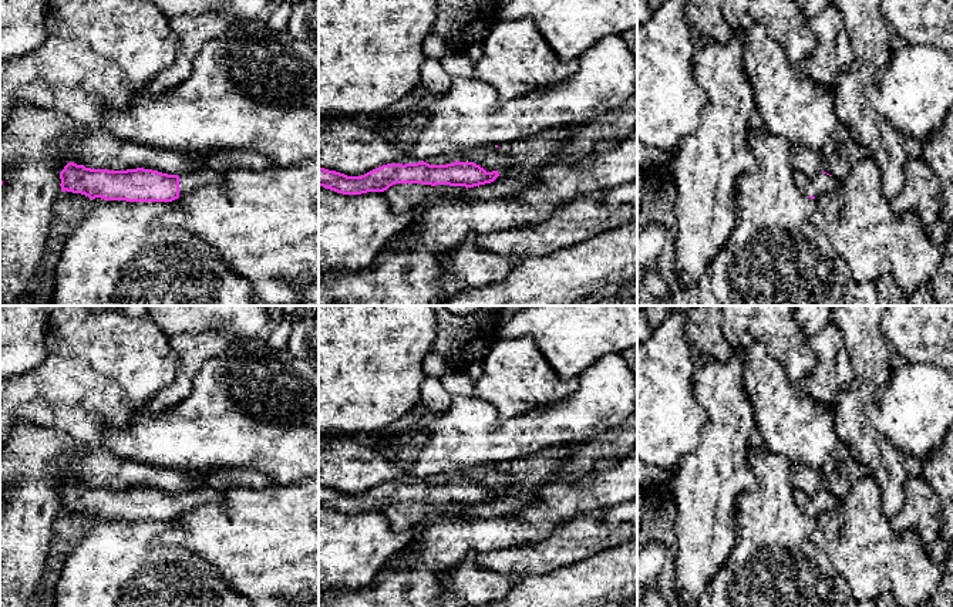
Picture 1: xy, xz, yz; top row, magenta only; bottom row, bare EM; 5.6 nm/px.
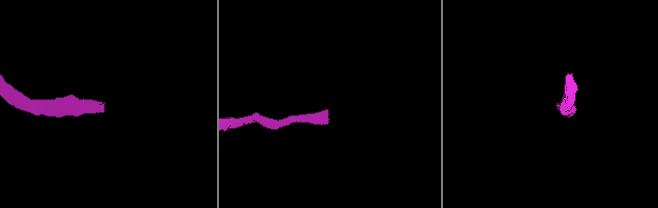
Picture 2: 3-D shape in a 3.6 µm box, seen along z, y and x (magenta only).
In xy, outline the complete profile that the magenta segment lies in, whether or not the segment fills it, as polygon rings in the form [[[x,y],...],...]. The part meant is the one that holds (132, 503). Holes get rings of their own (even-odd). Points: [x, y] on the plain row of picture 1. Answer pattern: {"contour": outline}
{"contour": [[[68,480],[60,490],[61,510],[88,515],[91,519],[172,520],[205,503],[218,503],[223,490],[199,488],[183,493],[168,493],[152,488],[91,488]]]}

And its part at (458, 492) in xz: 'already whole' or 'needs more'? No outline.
needs more

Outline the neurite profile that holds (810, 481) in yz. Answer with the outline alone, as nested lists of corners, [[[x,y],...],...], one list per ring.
[[[791,463],[792,488],[809,496],[815,496],[822,490],[821,471],[812,469],[802,463]]]

